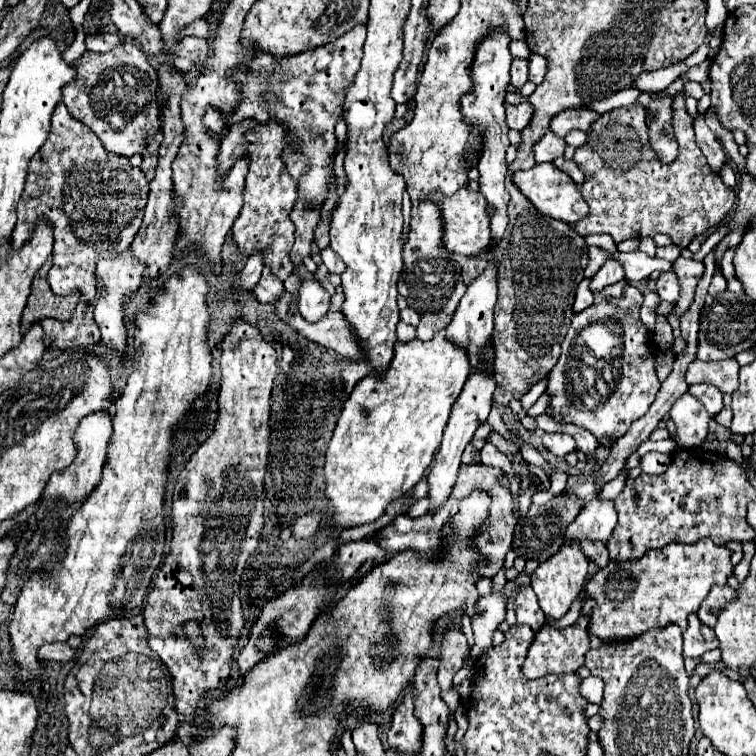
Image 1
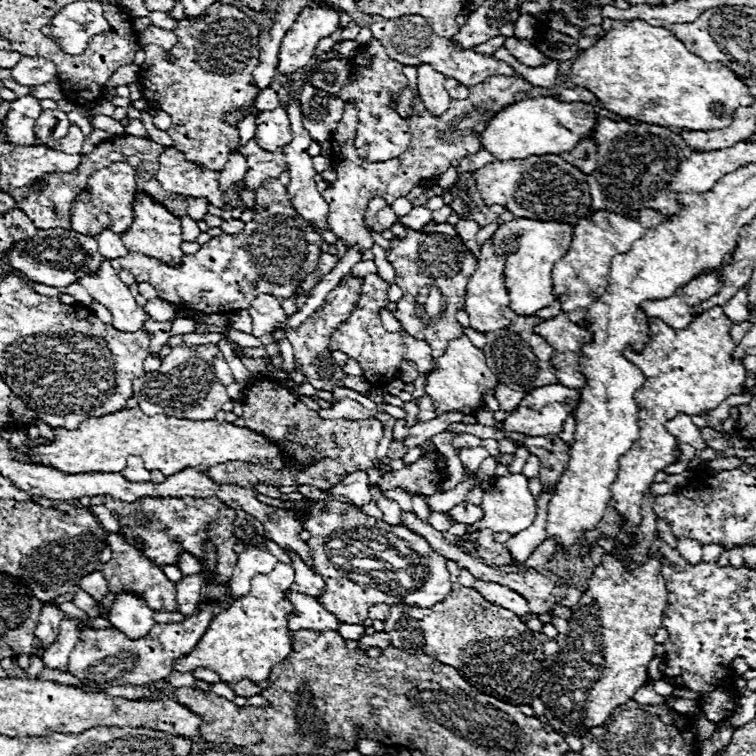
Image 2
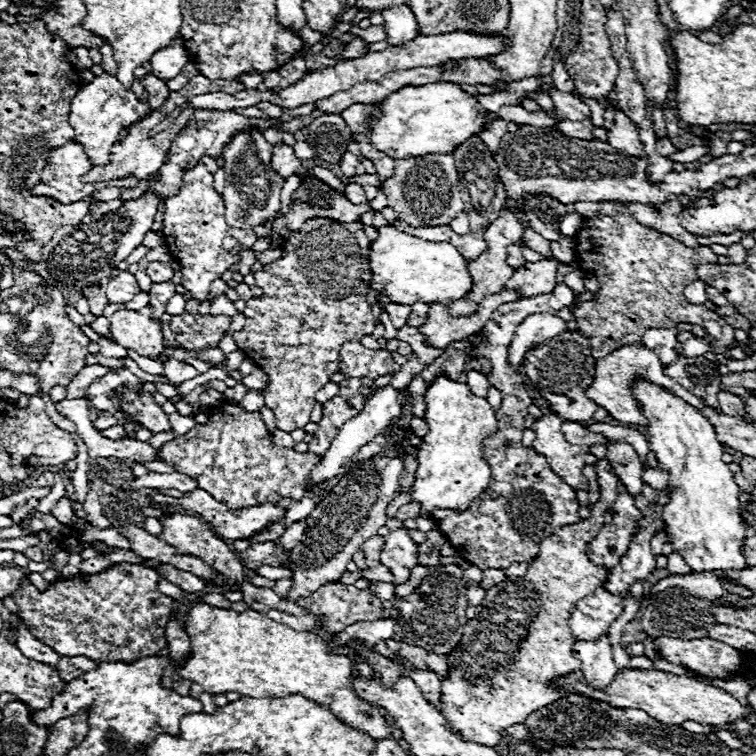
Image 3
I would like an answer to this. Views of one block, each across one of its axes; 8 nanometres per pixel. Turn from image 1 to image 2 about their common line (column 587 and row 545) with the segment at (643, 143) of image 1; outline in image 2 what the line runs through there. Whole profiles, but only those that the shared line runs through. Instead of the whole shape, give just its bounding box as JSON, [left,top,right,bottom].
[104,496,236,582]

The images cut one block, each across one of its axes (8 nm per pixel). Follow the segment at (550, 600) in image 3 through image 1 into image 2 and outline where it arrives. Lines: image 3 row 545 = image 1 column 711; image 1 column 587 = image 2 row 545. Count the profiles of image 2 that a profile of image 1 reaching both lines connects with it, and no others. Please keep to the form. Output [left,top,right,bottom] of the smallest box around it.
[584,308,746,550]

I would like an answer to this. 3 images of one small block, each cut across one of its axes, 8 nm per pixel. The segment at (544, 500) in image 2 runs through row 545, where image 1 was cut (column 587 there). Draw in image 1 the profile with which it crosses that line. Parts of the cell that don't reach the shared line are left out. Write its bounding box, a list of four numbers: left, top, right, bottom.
[565,500,616,542]

